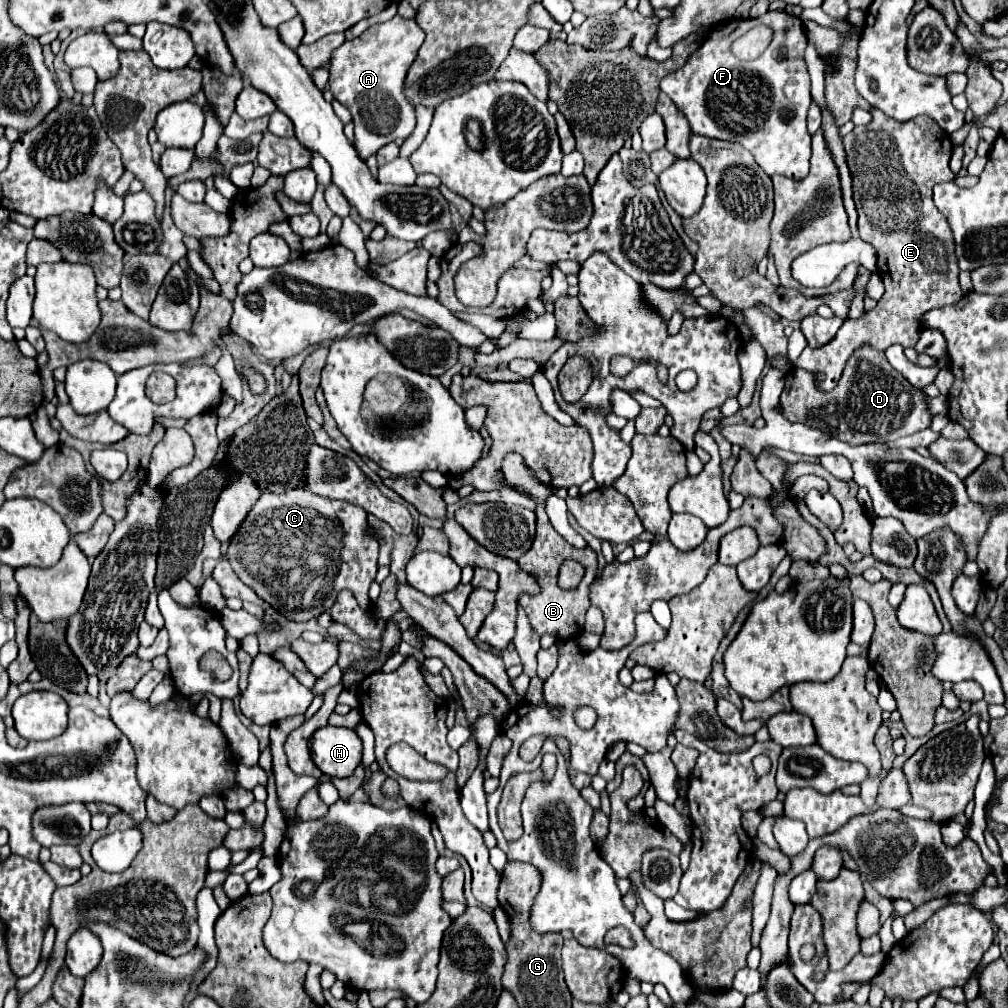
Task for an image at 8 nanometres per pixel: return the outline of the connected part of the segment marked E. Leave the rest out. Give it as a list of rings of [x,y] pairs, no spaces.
[[[874,109],[868,127],[854,127],[854,131],[844,137],[844,149],[854,179],[860,237],[876,249],[878,275],[886,285],[886,293],[864,317],[846,319],[828,345],[820,349],[806,347],[802,355],[792,361],[792,367],[810,373],[822,371],[826,375],[820,383],[822,391],[836,387],[852,351],[862,345],[872,345],[880,351],[886,351],[894,343],[914,347],[922,331],[920,317],[930,309],[954,305],[964,295],[958,285],[960,269],[956,265],[952,229],[932,201],[932,187],[936,183],[956,179],[948,167],[952,155],[950,137],[944,131],[940,133],[938,123],[930,117],[926,129],[926,117],[902,123]]]

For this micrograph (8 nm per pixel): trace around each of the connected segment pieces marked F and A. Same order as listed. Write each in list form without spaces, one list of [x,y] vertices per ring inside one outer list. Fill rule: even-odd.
[[[766,11],[758,19],[730,19],[722,27],[716,27],[708,33],[708,53],[692,53],[692,59],[688,63],[672,73],[668,73],[660,89],[680,107],[680,111],[688,117],[692,133],[724,139],[724,141],[736,141],[744,149],[748,149],[756,163],[768,173],[768,175],[784,175],[792,179],[804,179],[808,175],[810,167],[810,135],[806,131],[806,113],[810,107],[810,77],[804,61],[804,49],[806,49],[806,35],[802,21],[794,15],[788,15],[786,11]],[[756,25],[768,25],[774,29],[774,39],[770,47],[756,59],[756,61],[740,61],[732,55],[730,45],[742,37],[746,31],[750,31]]]
[[[396,15],[392,21],[372,25],[360,37],[344,41],[344,45],[332,53],[328,87],[334,93],[334,99],[352,113],[354,149],[362,161],[368,161],[380,147],[396,139],[406,139],[414,131],[414,105],[408,103],[404,95],[404,79],[422,43],[424,31],[418,23]]]

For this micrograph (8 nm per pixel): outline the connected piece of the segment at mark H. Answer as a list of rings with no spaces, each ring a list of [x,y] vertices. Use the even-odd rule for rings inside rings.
[[[322,727],[312,735],[312,759],[316,767],[332,777],[350,777],[362,761],[362,741],[354,729],[348,727]]]

